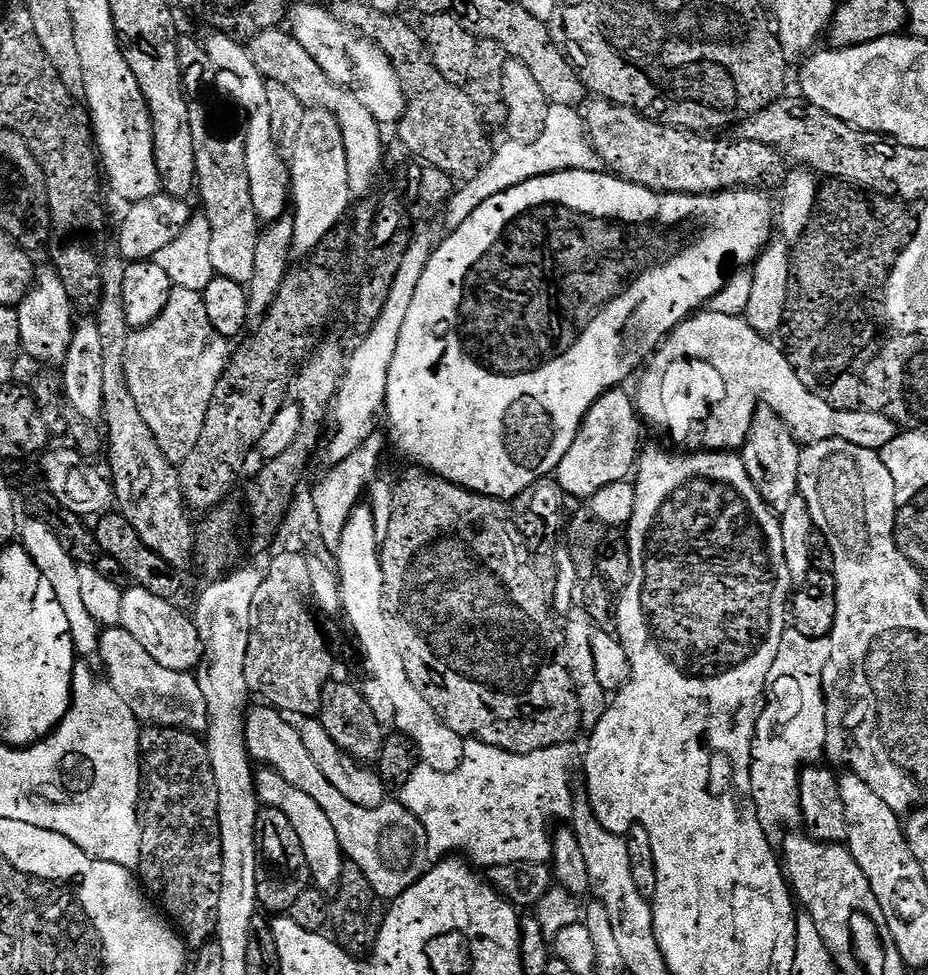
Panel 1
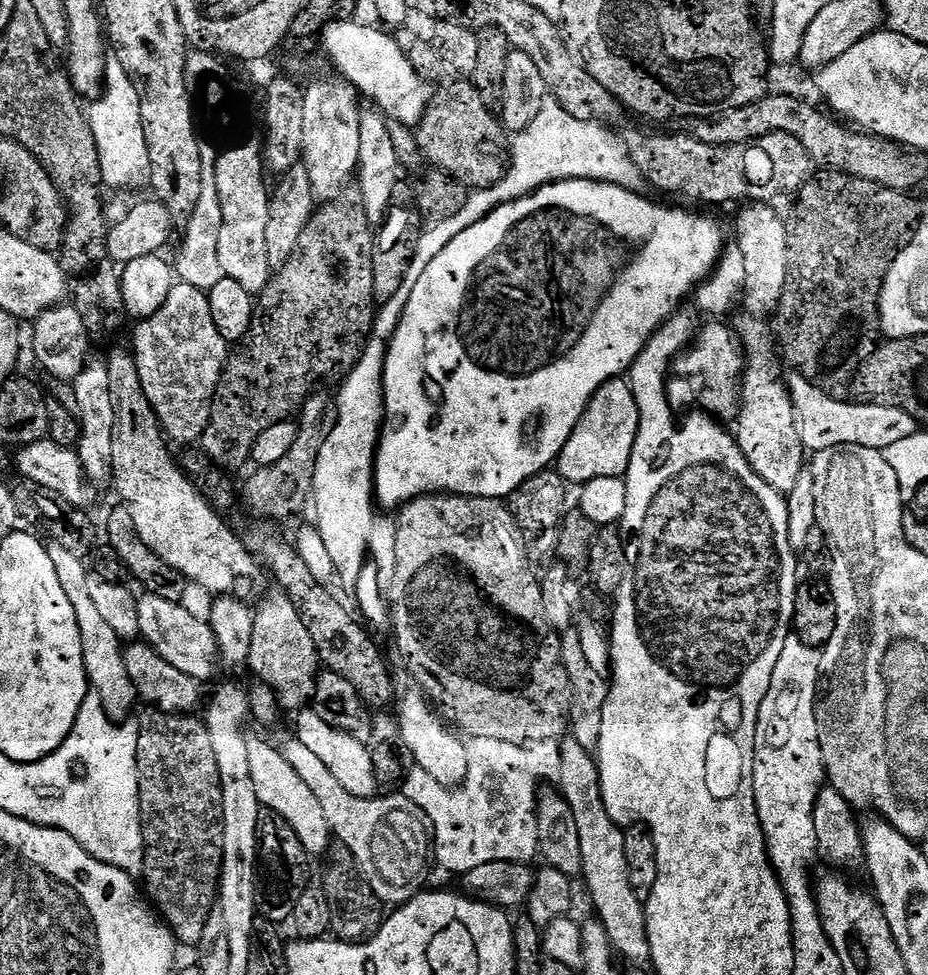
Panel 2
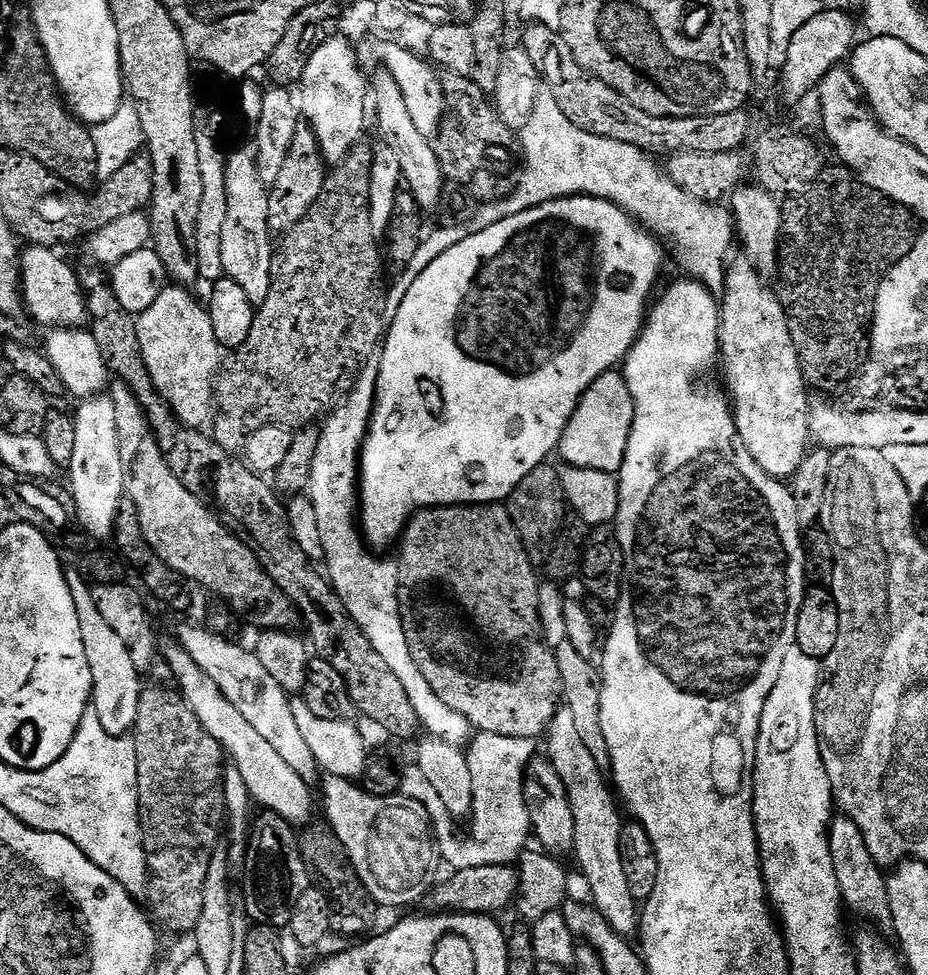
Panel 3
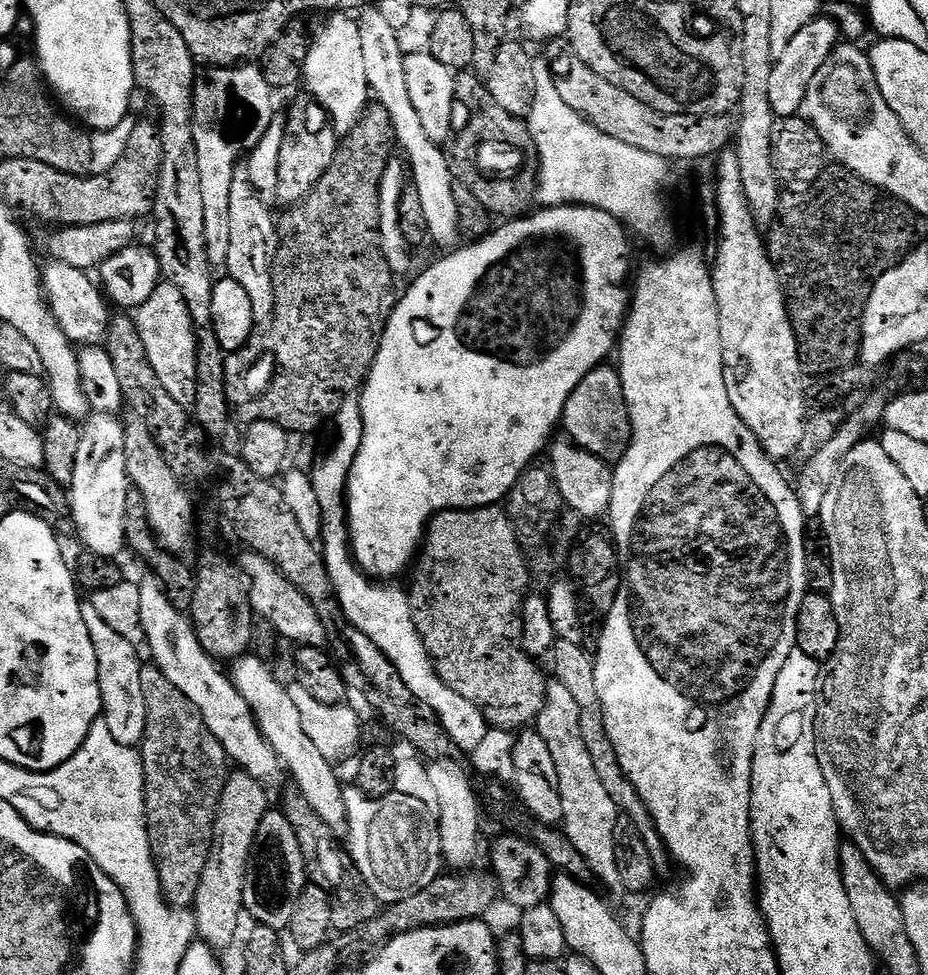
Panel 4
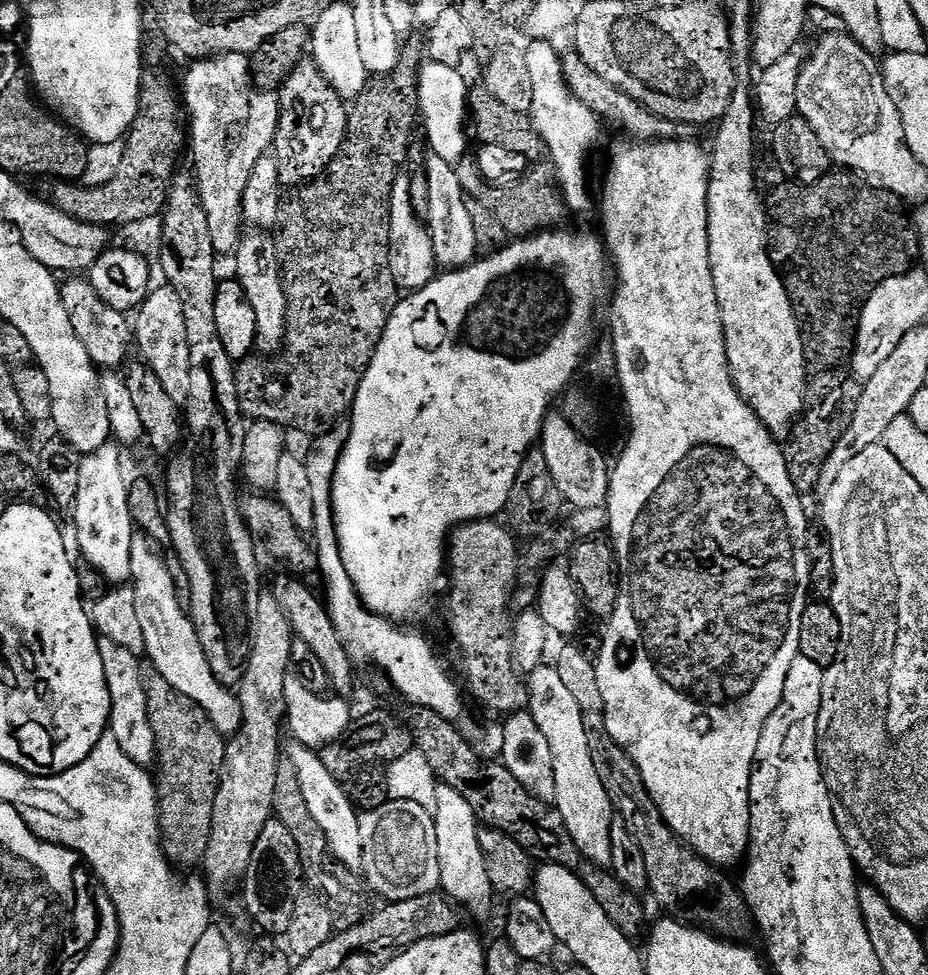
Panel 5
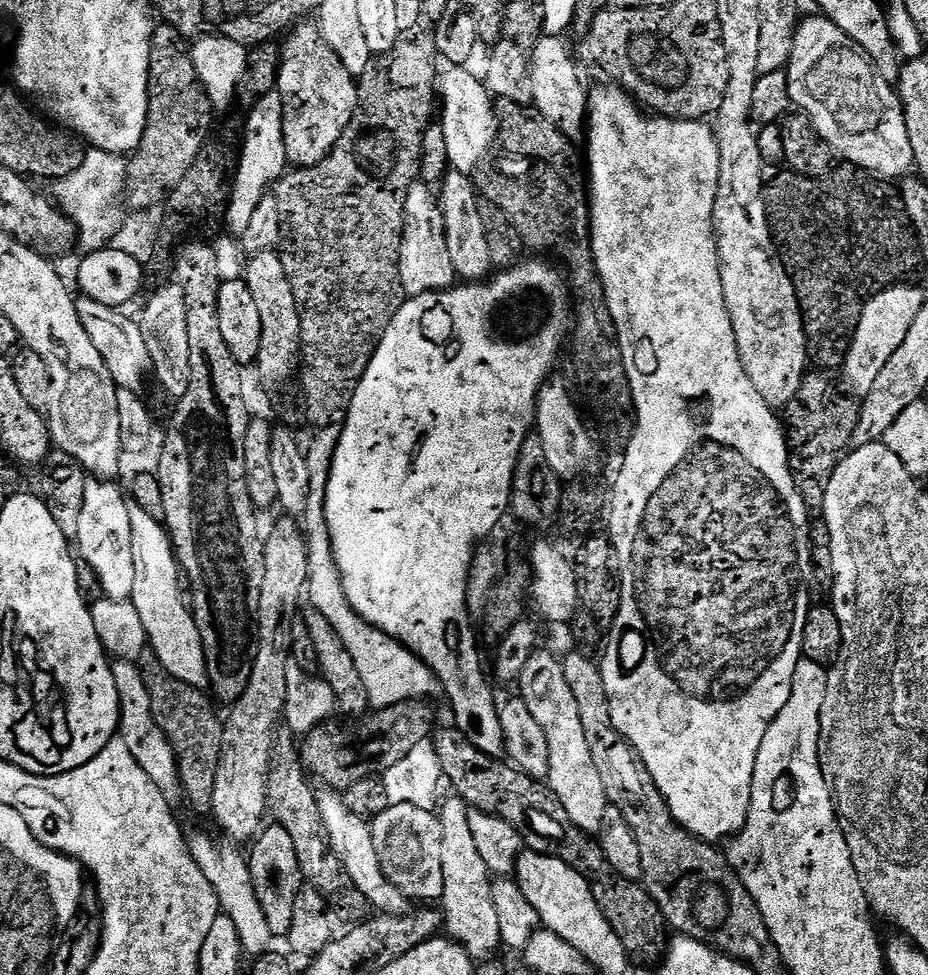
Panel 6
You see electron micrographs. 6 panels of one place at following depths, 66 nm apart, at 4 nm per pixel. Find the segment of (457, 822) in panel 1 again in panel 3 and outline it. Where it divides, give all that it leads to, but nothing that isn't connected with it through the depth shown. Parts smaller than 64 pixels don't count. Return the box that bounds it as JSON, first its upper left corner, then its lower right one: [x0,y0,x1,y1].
[401,731,539,871]

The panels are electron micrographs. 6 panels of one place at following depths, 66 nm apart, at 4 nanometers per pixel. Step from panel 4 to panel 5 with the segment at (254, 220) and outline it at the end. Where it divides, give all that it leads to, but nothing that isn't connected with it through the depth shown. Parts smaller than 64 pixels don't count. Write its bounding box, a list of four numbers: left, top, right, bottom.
[234,230,288,354]

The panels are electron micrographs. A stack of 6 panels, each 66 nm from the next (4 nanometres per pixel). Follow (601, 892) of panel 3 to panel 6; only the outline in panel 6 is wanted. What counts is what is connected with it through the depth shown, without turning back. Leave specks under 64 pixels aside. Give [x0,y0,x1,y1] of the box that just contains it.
[518,650,610,834]

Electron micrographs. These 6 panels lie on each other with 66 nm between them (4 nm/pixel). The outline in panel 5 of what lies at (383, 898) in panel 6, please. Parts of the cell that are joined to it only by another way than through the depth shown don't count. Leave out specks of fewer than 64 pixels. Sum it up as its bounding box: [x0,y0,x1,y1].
[286,742,363,869]

